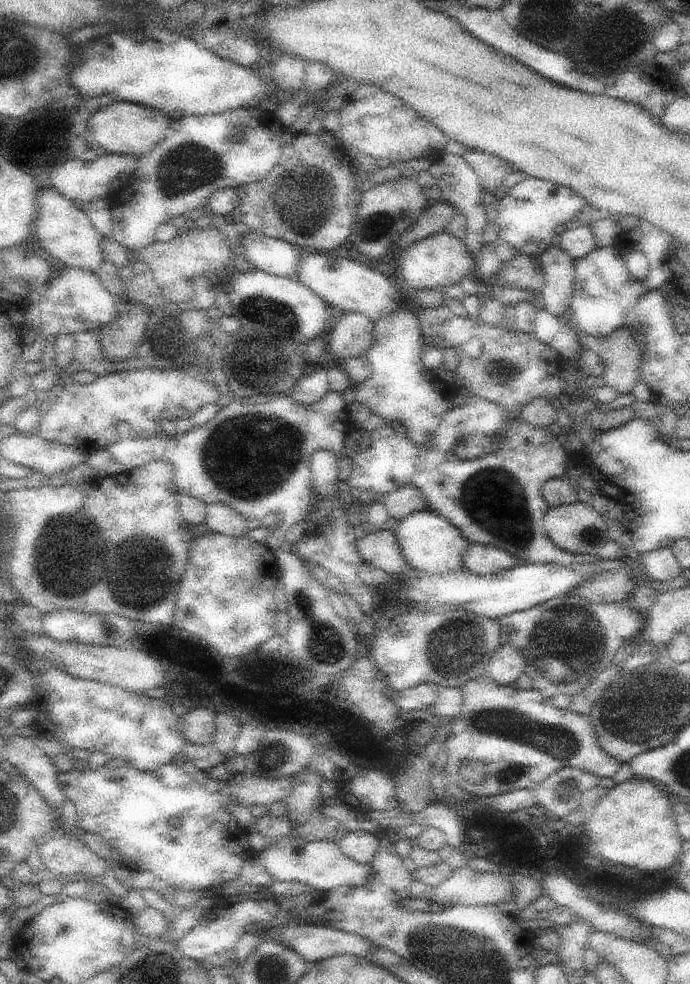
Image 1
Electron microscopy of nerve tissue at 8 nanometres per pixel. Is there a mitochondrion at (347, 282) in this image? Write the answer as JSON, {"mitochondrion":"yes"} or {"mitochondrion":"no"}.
{"mitochondrion":"no"}

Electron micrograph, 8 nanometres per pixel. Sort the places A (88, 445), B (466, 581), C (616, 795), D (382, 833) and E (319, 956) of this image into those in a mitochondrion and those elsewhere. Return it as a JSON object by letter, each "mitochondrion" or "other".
{"A":"other","B":"other","C":"other","D":"other","E":"other"}

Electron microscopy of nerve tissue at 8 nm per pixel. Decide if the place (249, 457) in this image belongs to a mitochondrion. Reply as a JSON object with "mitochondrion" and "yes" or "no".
{"mitochondrion":"yes"}

